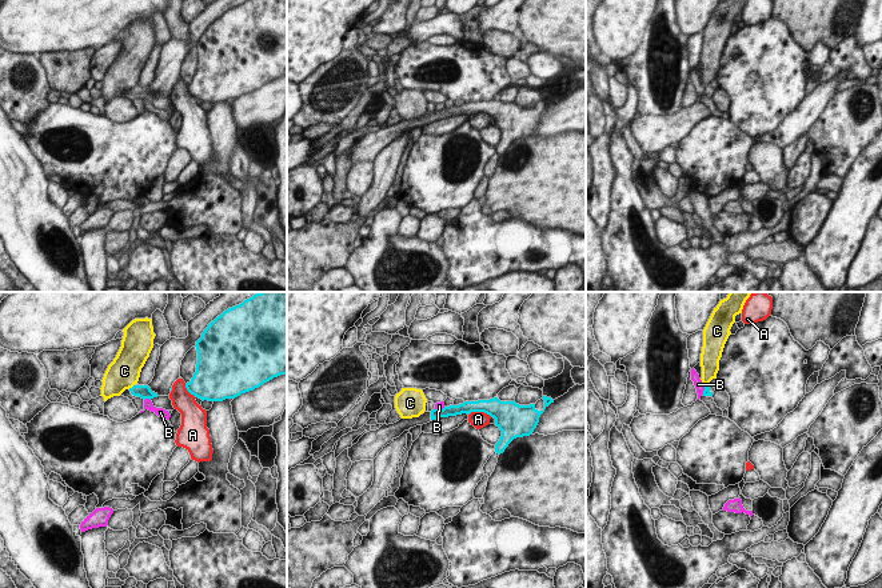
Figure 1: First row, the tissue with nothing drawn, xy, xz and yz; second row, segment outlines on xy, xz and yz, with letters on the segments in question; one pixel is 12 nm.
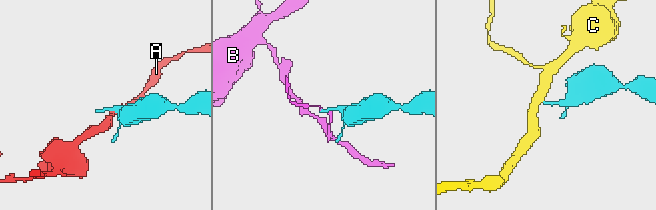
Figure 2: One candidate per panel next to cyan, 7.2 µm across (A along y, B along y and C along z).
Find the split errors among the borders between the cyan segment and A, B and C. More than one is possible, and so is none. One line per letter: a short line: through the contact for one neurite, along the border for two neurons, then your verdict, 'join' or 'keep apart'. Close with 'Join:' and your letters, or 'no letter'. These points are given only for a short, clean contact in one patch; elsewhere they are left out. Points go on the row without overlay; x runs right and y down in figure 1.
A: line xz (469, 115), (486, 114), (491, 118); keep apart
B: line xy (150, 100), (144, 102); keep apart
C: line xy (134, 86), (131, 90); keep apart
Join: no letter

